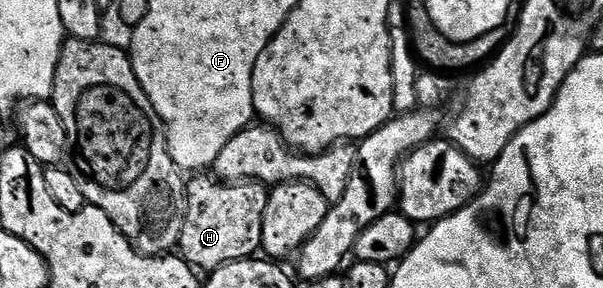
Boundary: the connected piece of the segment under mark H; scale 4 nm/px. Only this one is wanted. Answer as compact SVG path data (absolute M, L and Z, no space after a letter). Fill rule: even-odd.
M195 176L192 182L190 179L186 183L187 211L178 244L182 257L199 272L210 272L230 262L254 258L262 251L263 213L269 193L262 182L228 184L207 177L211 176Z

